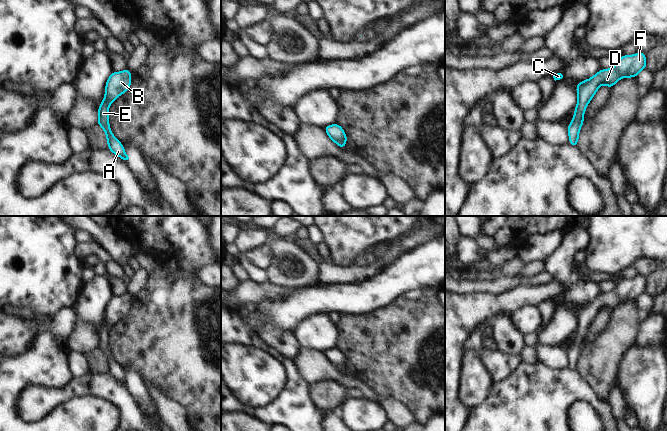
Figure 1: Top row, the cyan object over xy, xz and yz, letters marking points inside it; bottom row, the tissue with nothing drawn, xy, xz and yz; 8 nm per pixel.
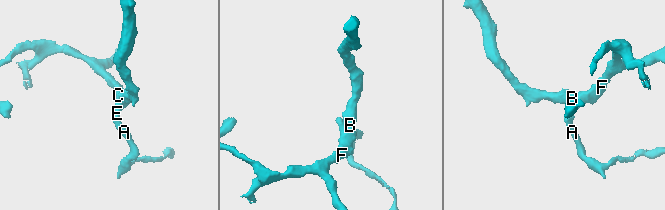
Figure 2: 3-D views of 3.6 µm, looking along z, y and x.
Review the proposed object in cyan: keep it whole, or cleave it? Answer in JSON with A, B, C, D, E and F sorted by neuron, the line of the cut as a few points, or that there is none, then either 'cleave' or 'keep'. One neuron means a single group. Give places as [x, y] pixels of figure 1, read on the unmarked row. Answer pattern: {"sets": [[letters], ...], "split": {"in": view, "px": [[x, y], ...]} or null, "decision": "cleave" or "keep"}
{"sets": [["A", "B", "C", "D", "E", "F"]], "split": null, "decision": "keep"}

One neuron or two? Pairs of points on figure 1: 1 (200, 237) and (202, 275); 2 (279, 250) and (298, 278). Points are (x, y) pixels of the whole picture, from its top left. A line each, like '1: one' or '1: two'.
1: two
2: one

